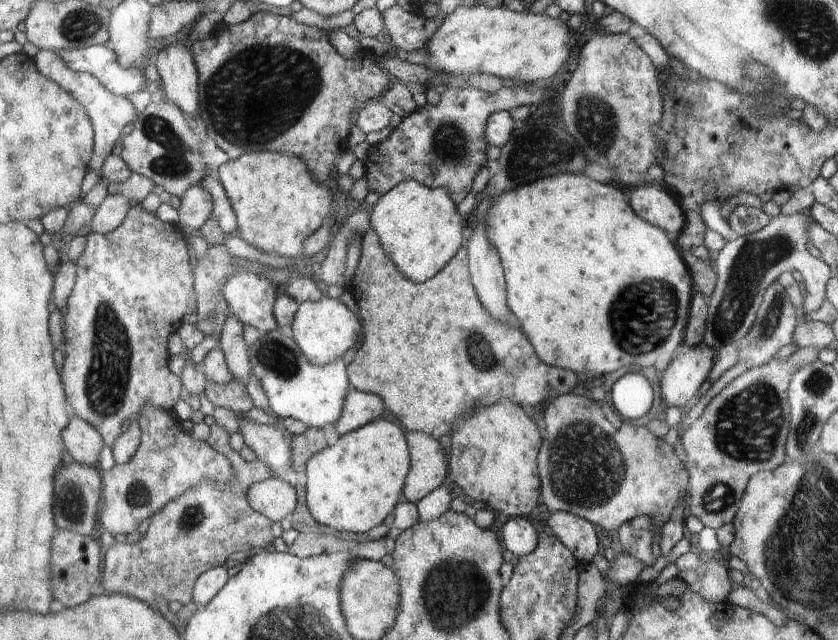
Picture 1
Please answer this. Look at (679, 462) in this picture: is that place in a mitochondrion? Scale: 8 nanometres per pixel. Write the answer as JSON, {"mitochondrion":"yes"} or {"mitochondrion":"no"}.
{"mitochondrion":"no"}

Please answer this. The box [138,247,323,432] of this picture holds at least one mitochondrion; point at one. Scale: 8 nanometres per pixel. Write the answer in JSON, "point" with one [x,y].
{"point":[274,355]}

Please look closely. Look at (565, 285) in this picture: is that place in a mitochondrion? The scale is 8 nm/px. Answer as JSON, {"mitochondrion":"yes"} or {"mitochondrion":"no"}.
{"mitochondrion":"no"}

